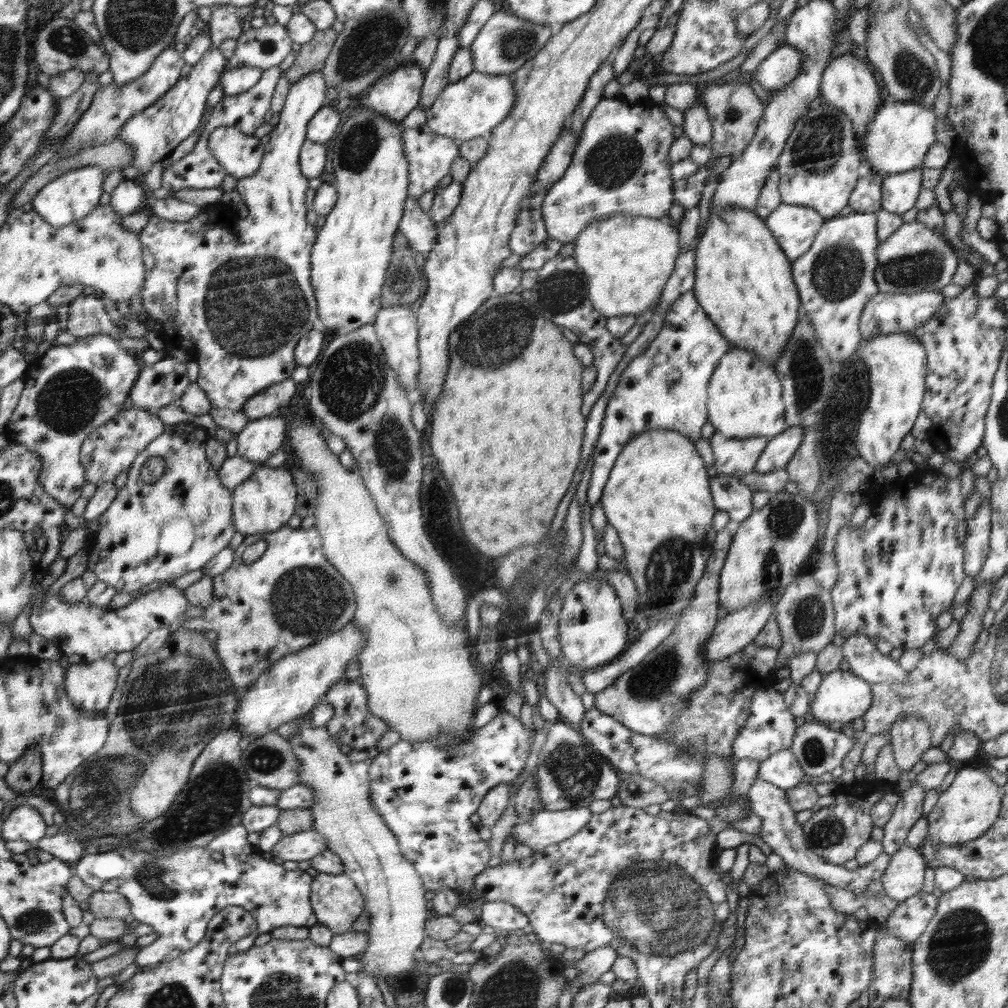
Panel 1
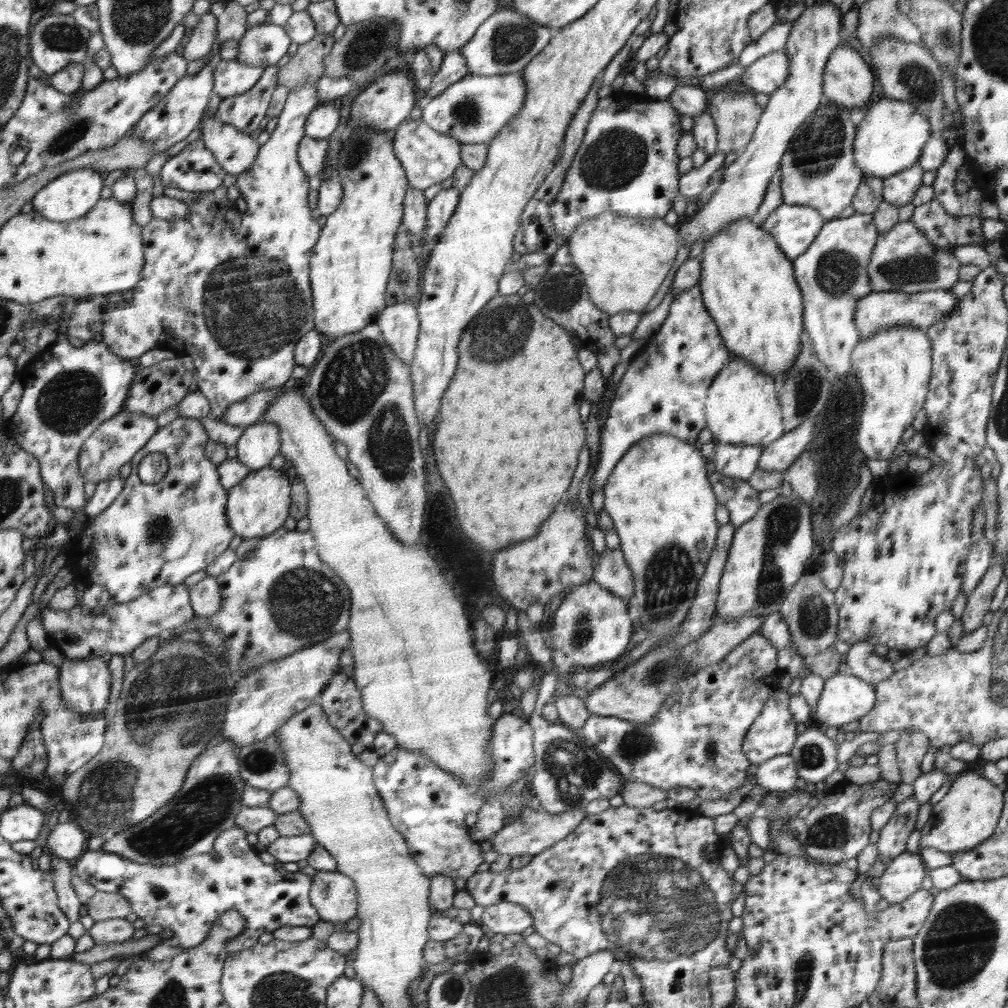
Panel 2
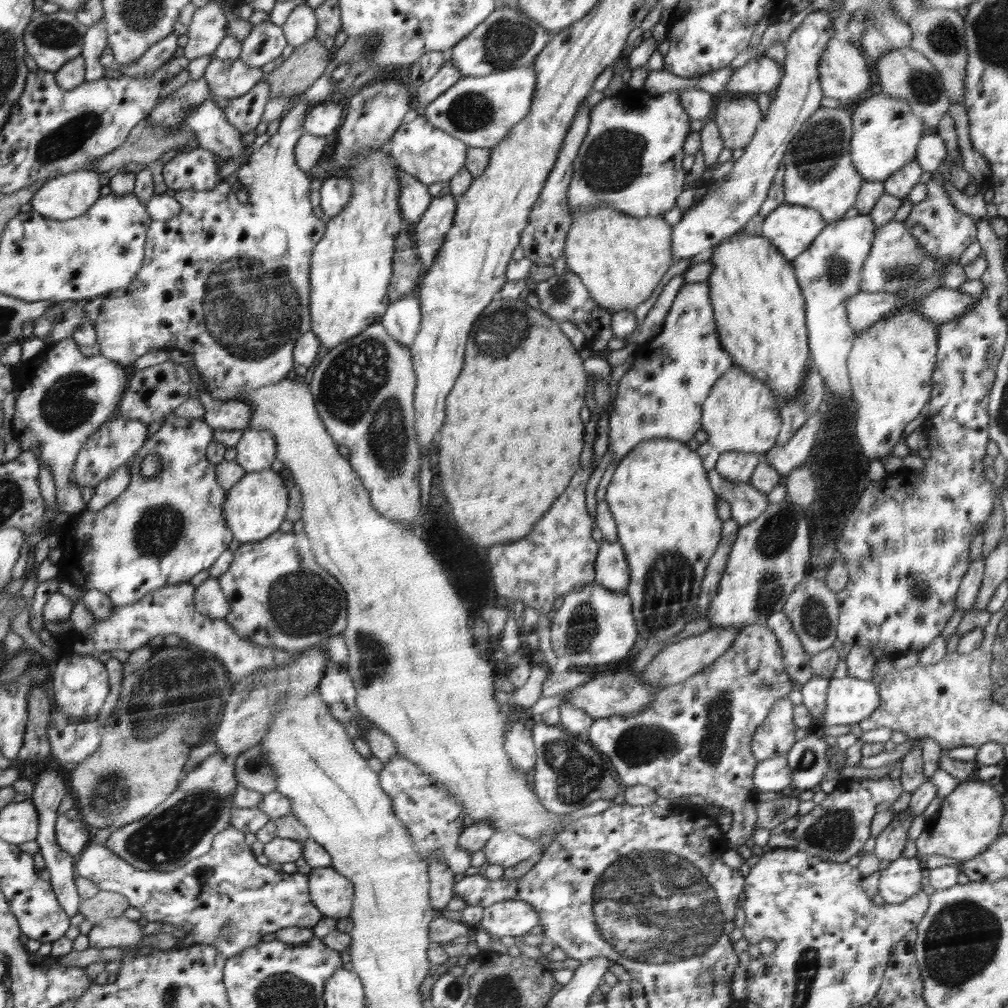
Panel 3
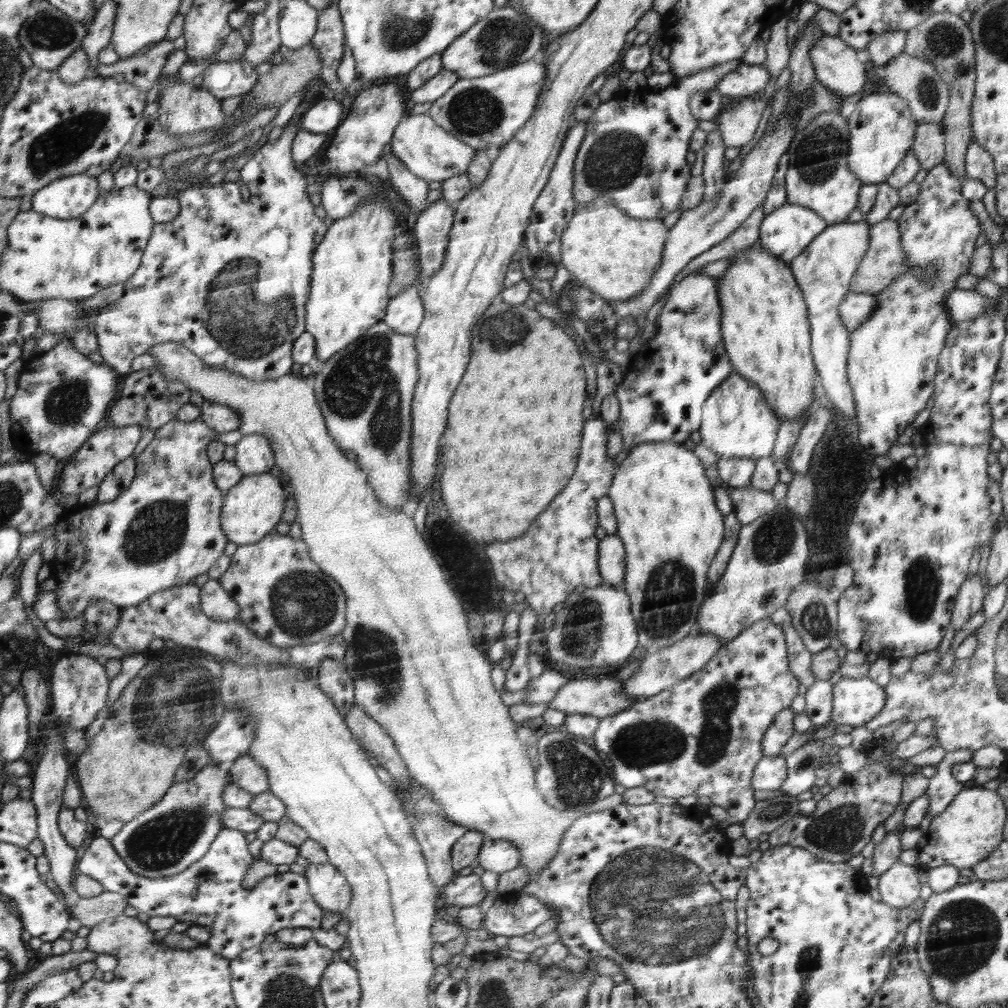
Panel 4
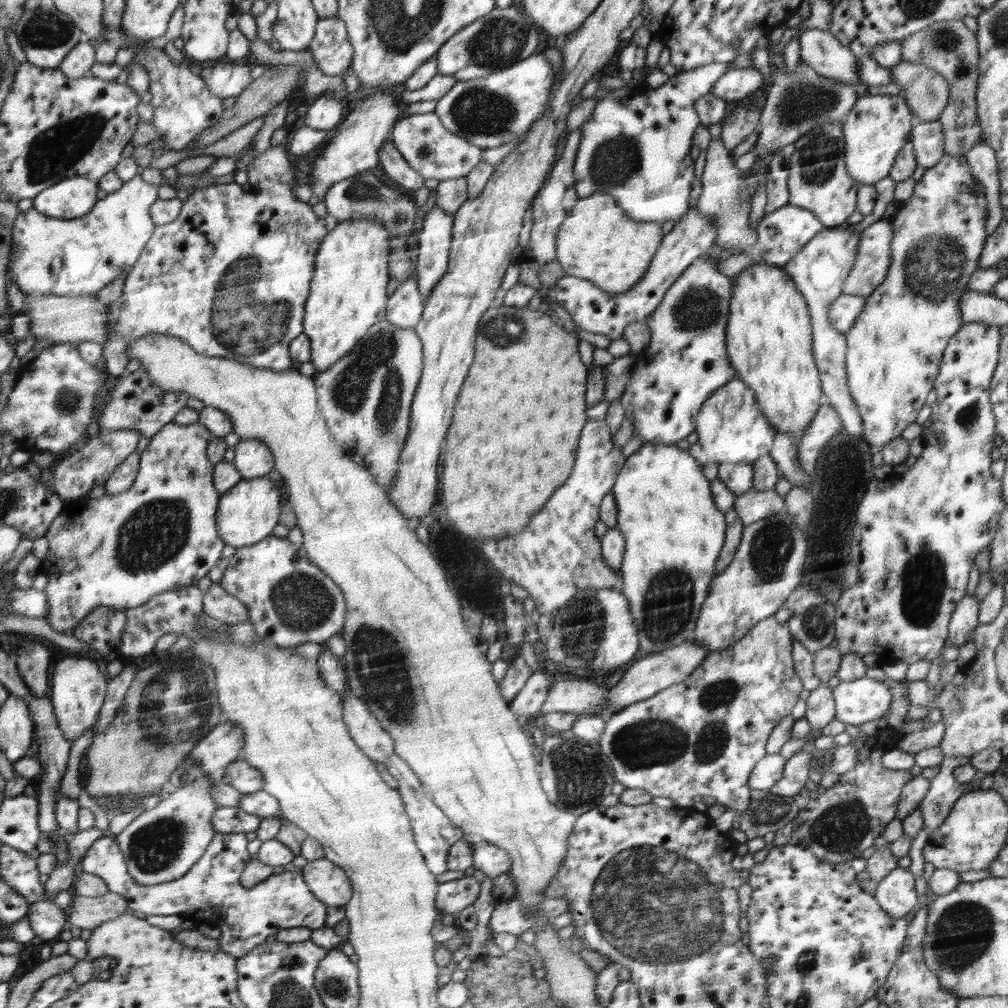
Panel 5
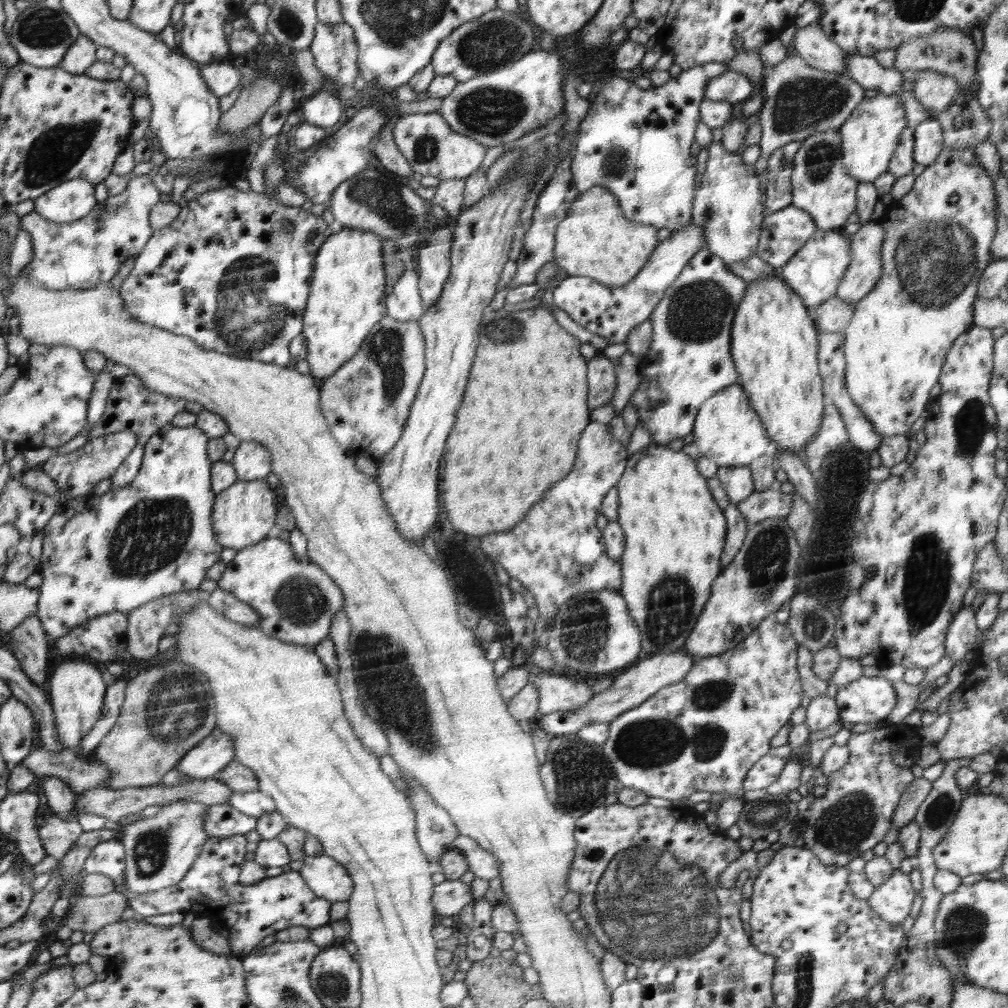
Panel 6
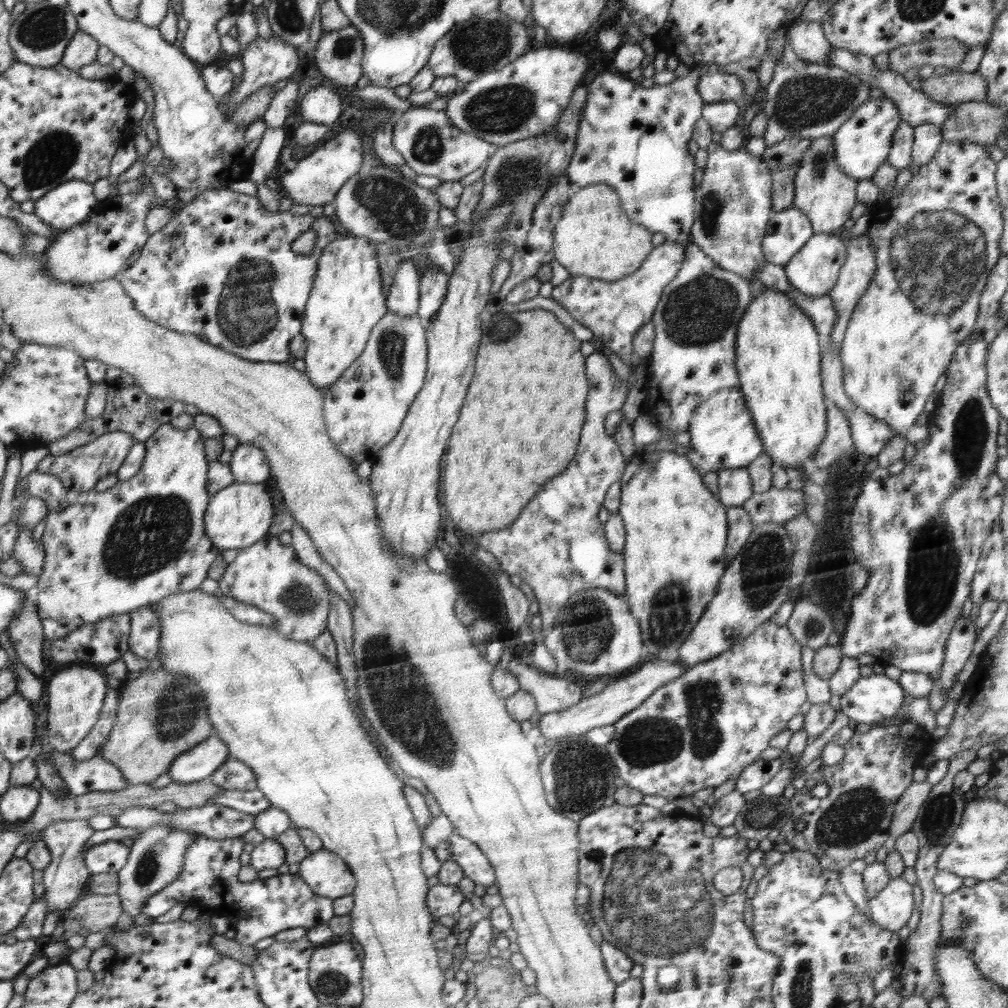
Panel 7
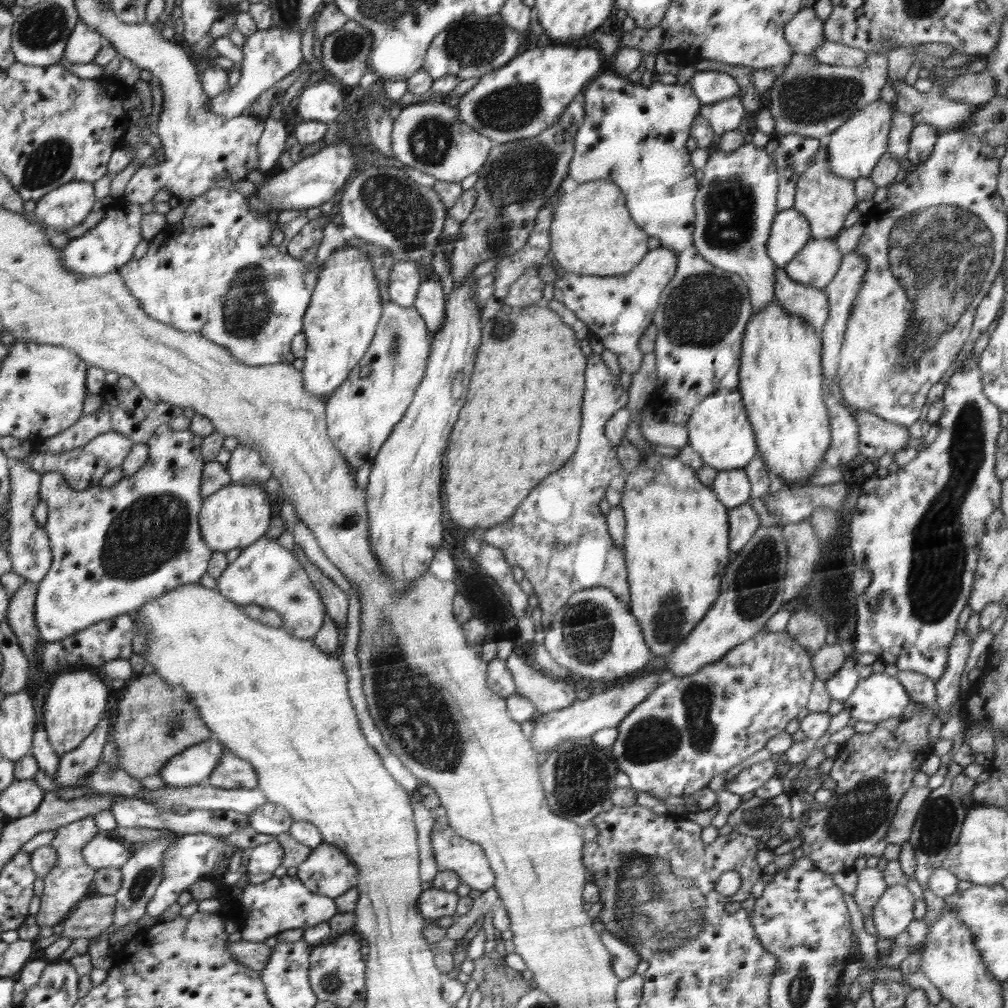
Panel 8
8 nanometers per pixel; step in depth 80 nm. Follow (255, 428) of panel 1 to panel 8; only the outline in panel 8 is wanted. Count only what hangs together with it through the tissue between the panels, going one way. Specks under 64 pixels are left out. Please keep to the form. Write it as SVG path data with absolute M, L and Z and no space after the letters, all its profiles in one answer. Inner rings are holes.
M237 444L231 451L227 469L232 483L241 485L258 485L258 482L266 482L273 474L268 464L260 462L260 453L248 446Z

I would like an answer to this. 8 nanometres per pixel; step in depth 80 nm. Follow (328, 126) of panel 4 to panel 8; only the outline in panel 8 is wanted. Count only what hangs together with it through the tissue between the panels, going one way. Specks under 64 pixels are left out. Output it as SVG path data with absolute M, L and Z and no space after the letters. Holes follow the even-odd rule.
M318 81L300 92L295 116L303 121L334 121L343 111L342 86L338 82Z

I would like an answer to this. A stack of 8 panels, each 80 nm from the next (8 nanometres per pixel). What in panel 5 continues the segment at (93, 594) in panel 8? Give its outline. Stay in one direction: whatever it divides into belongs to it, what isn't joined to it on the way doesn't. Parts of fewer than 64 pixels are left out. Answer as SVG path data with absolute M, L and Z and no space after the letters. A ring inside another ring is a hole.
M174 421L163 426L152 438L146 449L140 455L140 467L138 469L133 485L124 492L116 495L103 495L100 499L91 499L88 496L84 500L69 502L68 508L64 512L60 512L51 528L47 532L46 540L49 542L48 555L43 561L43 572L48 577L48 583L44 590L46 594L46 602L48 602L48 613L43 619L46 624L58 632L58 634L66 633L77 627L88 615L91 615L96 608L106 606L106 608L114 608L125 610L130 608L141 607L148 600L155 598L162 592L175 590L179 588L188 588L188 586L197 585L197 581L206 576L212 567L221 559L222 549L226 542L221 539L217 524L217 511L220 503L220 492L214 485L214 468L215 464L210 462L207 455L207 448L212 434L206 425L198 422L192 424L176 424Z

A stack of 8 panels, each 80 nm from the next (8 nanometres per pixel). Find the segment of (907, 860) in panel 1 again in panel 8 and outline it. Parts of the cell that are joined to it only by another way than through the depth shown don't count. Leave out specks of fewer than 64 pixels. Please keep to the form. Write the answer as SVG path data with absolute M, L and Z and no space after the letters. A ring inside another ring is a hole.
M903 882L889 886L876 901L871 912L877 935L894 939L900 932L904 932L910 922L915 920L915 899Z

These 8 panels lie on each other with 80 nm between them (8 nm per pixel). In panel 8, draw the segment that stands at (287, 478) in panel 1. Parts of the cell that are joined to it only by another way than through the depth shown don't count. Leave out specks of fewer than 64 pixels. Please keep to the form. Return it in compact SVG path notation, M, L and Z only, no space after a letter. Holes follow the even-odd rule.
M231 482L204 498L203 508L199 512L199 525L202 529L203 539L213 550L218 552L250 547L252 543L258 542L260 536L264 536L264 532L268 530L268 524L270 524L270 502L268 502L266 491L262 490L261 485L241 485Z

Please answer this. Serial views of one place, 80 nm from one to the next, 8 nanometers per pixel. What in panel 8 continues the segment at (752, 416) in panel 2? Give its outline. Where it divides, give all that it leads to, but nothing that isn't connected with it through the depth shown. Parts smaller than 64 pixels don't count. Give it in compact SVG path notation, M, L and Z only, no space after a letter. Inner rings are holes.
M737 390L719 391L710 395L695 408L687 426L689 445L704 465L716 471L742 469L758 452L754 431L747 419L743 395Z

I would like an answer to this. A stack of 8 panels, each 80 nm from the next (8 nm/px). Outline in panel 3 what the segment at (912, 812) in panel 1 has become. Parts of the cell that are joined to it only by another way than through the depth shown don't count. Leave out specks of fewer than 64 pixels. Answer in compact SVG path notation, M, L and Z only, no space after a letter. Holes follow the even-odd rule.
M906 807L890 821L888 826L875 838L873 853L881 860L881 868L902 856L906 844L908 830L914 815Z

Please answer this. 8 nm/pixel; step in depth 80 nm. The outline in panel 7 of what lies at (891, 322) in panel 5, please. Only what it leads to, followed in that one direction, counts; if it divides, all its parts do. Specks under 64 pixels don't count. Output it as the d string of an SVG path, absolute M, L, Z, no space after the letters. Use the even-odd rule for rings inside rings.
M942 140L934 158L918 171L912 174L912 179L902 191L888 200L890 215L873 218L866 234L869 236L874 259L877 262L875 276L868 285L867 291L860 297L851 319L848 321L845 335L840 346L840 358L843 366L844 393L852 402L878 420L883 420L892 430L903 434L914 426L918 416L924 410L928 396L935 390L938 378L944 374L954 350L964 342L973 331L975 320L979 312L979 300L984 290L986 279L992 267L998 264L1000 253L1000 235L1003 229L1002 207L999 203L996 185L997 164L989 158L988 146L968 143L966 141L950 142Z

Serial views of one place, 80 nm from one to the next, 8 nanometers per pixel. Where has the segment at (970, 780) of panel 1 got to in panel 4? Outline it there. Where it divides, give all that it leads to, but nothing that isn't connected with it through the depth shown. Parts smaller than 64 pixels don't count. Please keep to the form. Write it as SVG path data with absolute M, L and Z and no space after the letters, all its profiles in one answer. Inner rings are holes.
M974 784L965 786L946 810L931 820L926 835L919 838L915 846L918 863L928 869L942 865L954 866L958 870L978 866L1004 840L1006 817L1007 810L998 792Z

